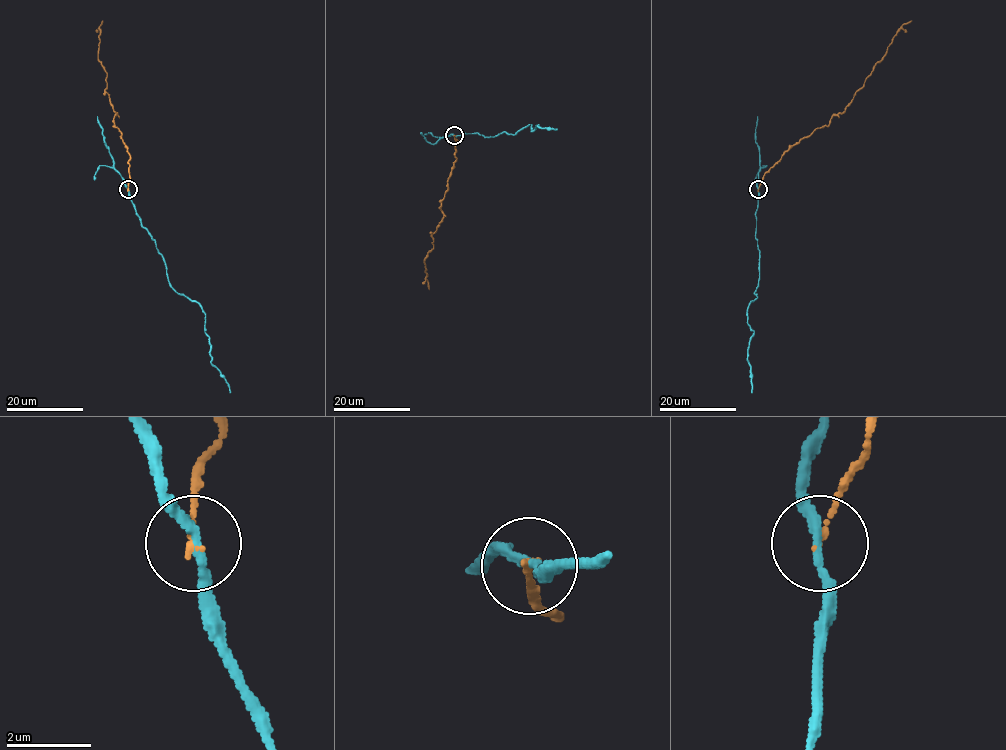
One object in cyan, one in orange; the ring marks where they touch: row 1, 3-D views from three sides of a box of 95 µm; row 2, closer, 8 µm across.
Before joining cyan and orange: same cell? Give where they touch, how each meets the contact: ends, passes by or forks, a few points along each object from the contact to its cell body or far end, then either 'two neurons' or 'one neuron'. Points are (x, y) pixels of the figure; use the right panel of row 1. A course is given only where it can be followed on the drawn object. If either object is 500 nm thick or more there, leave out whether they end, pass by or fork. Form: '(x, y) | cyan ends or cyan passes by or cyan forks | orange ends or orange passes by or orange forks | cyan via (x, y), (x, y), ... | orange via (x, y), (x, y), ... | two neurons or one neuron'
(758, 189) | cyan passes by | orange ends | cyan via (758, 190), (759, 284), (747, 310), (754, 334), (747, 356), (751, 392) | orange via (758, 190), (782, 155), (845, 110), (892, 38), (911, 21) | two neurons

